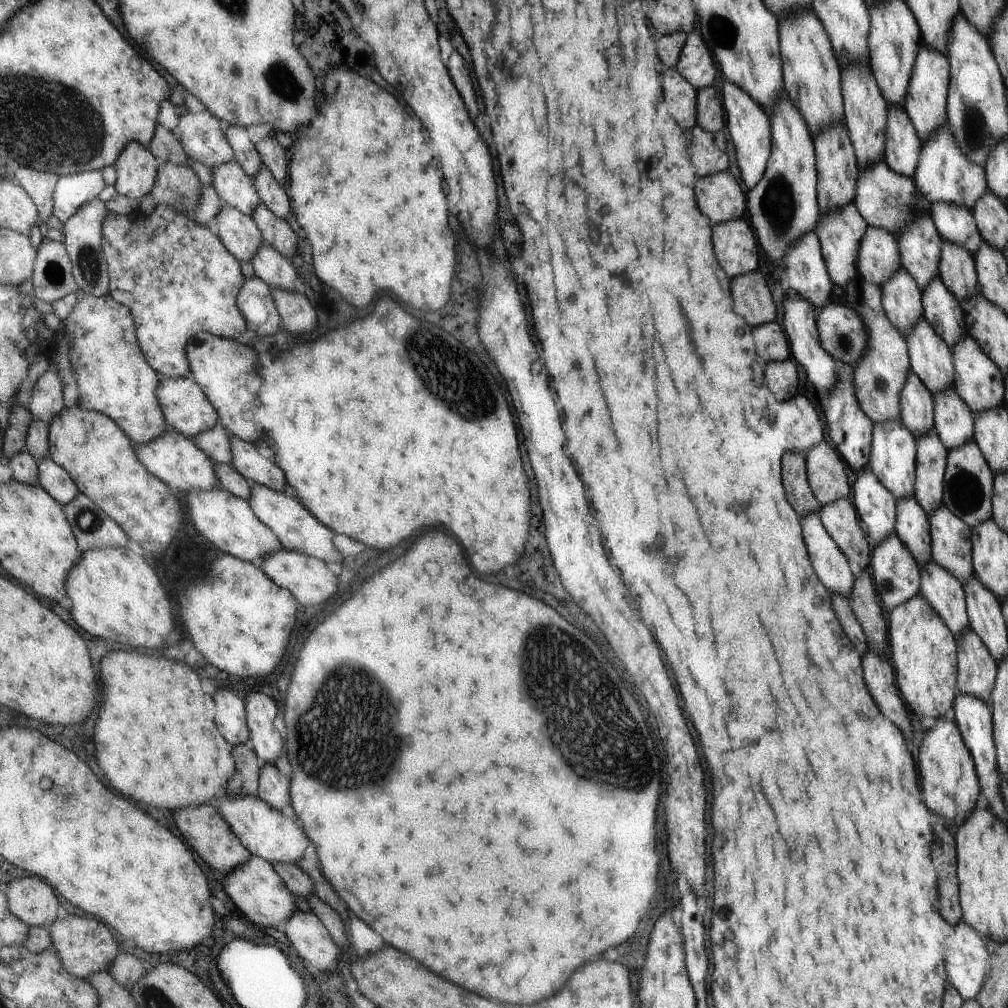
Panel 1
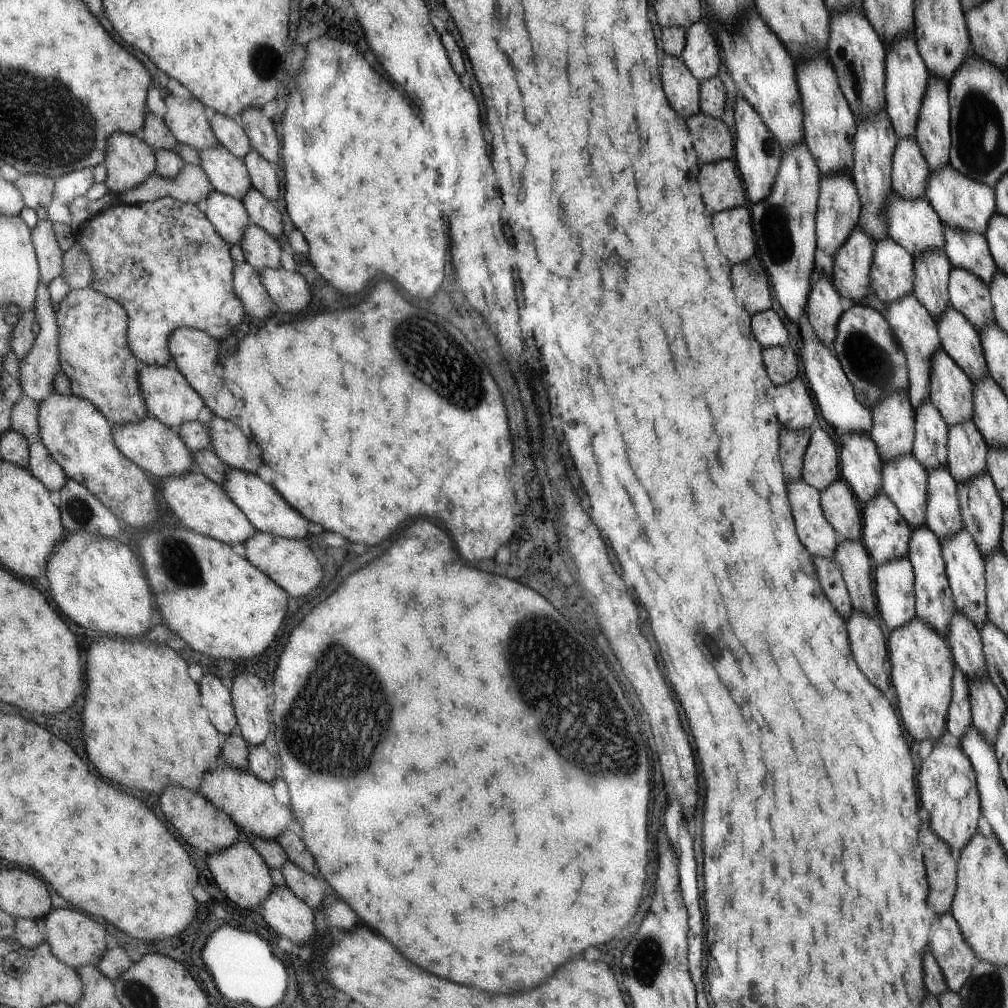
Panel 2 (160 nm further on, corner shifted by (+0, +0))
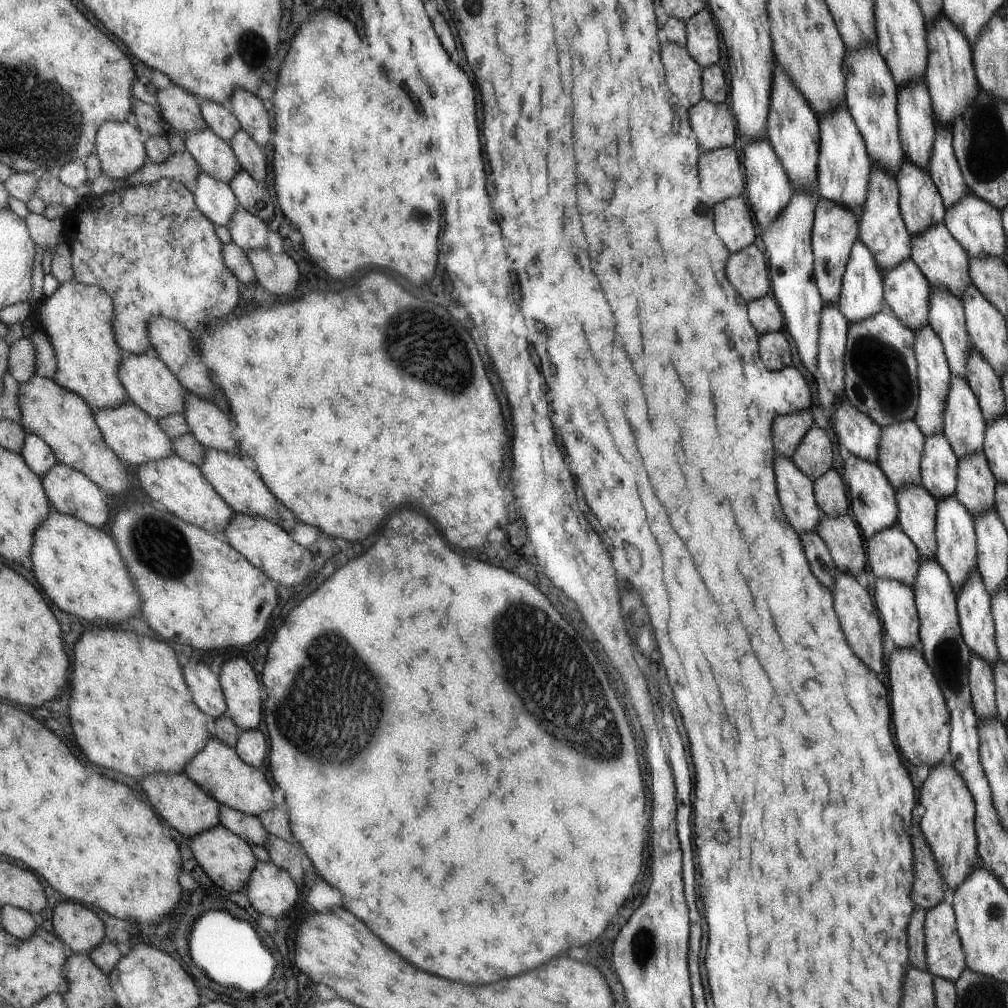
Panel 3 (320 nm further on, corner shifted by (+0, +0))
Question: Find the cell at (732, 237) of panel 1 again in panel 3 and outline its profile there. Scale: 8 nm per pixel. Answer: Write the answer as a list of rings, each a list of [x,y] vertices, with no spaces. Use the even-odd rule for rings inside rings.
[[[729,197],[715,204],[715,234],[727,242],[727,250],[735,252],[753,243],[757,228],[753,228],[745,197]]]

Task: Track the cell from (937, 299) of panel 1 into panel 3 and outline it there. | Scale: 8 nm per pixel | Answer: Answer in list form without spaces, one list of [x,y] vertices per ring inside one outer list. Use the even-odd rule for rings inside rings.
[[[973,348],[968,351],[964,378],[974,391],[987,423],[997,420],[1005,413],[1005,395],[1002,392],[1001,378],[983,355]]]

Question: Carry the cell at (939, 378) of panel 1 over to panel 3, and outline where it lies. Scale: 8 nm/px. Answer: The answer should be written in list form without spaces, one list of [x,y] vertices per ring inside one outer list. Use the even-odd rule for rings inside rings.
[[[951,375],[949,397],[946,398],[942,419],[942,433],[957,458],[968,457],[982,450],[987,422],[965,378]]]

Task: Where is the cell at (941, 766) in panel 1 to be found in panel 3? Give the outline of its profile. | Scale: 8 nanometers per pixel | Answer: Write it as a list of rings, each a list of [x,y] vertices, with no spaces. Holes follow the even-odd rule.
[[[939,763],[929,766],[928,775],[919,788],[919,804],[923,806],[919,824],[923,826],[923,834],[927,834],[927,846],[932,850],[946,886],[955,890],[979,865],[978,854],[975,854],[974,797],[952,764]]]

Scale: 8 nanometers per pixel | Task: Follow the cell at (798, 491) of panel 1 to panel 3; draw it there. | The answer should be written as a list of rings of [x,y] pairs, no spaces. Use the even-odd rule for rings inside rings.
[[[809,407],[775,418],[775,450],[787,458],[793,457],[798,442],[811,429],[811,424]]]

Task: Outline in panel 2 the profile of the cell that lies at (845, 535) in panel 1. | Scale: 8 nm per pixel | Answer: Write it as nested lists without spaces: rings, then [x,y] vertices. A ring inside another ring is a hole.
[[[843,481],[834,482],[833,485],[820,492],[822,514],[826,522],[834,528],[839,540],[859,542],[861,534],[861,518],[859,510],[855,508],[853,496]]]

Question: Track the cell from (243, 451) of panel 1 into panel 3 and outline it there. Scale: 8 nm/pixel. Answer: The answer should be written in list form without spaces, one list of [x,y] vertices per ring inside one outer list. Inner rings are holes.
[[[185,392],[185,409],[181,414],[191,433],[205,449],[235,452],[236,436],[232,432],[229,416],[211,400]]]

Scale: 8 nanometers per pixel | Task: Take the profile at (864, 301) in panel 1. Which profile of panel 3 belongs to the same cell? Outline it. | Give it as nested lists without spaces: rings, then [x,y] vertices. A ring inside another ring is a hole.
[[[899,421],[898,423],[881,428],[881,438],[878,442],[878,460],[883,474],[895,489],[905,484],[917,486],[921,481],[921,458],[925,438],[917,424],[911,421]]]

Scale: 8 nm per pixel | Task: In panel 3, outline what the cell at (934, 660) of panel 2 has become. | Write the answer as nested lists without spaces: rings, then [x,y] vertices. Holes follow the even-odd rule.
[[[919,648],[898,649],[889,656],[888,680],[893,688],[892,710],[895,710],[895,736],[911,764],[929,766],[941,763],[950,738],[950,714],[933,671]]]

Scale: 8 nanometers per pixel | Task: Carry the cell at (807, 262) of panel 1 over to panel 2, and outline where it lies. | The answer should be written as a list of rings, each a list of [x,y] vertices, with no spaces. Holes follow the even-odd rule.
[[[814,266],[814,271],[810,277],[810,295],[806,301],[806,315],[808,317],[809,324],[813,328],[813,333],[817,338],[821,339],[827,347],[831,347],[835,340],[835,334],[837,333],[837,325],[839,316],[843,313],[846,303],[834,288],[832,279],[823,274],[823,270],[817,270],[817,266]]]

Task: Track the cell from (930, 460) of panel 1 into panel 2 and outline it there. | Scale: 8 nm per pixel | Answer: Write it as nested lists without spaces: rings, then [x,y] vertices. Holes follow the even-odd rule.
[[[937,466],[926,472],[929,485],[926,491],[926,522],[940,542],[962,530],[961,508],[958,504],[957,484],[947,466]]]

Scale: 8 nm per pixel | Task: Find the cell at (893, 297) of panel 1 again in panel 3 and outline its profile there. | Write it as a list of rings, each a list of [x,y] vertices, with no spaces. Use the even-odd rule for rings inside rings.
[[[927,324],[913,333],[918,377],[918,408],[913,421],[927,438],[942,432],[942,414],[945,413],[946,398],[949,397],[951,374],[942,342],[933,328]]]

